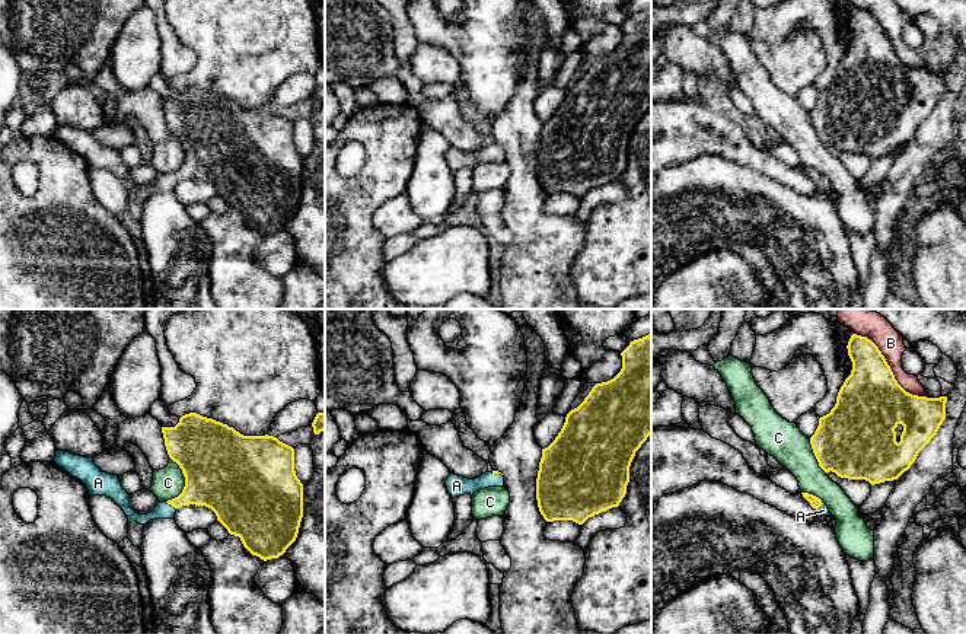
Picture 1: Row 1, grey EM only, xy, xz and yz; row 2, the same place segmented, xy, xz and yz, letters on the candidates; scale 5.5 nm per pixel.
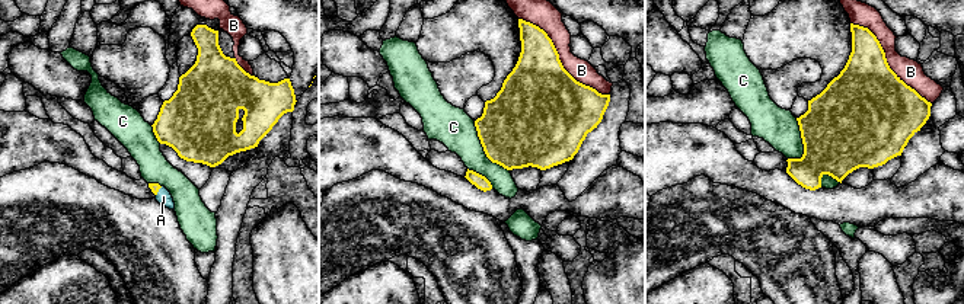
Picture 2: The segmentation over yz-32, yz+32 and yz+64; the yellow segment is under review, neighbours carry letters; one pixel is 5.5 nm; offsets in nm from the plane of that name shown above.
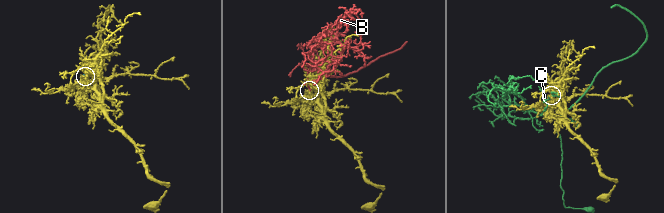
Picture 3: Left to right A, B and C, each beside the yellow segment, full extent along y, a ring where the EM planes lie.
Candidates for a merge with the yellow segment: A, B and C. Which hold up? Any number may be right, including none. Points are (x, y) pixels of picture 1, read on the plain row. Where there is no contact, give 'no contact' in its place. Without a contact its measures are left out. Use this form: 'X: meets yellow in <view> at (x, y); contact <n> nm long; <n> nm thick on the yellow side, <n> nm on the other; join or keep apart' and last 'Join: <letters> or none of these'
A: meets yellow in xy at (171, 178); contact 80 nm long; 280 nm thick on the yellow side, 90 nm on the other; join
B: meets yellow in yz at (890, 42); contact 550 nm long; 380 nm thick on the yellow side, 140 nm on the other; keep apart
C: meets yellow in xy at (185, 155); contact 260 nm long; 440 nm thick on the yellow side, 170 nm on the other; keep apart
Join: A

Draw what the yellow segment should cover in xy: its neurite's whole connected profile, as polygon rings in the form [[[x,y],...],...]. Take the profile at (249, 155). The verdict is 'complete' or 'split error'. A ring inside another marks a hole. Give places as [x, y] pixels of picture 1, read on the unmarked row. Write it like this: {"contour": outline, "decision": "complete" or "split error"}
{"contour": [[[185,87],[175,101],[162,101],[169,131],[179,138],[185,150],[182,166],[159,176],[153,185],[138,188],[130,181],[130,168],[121,160],[118,149],[102,146],[93,131],[57,124],[54,136],[80,153],[90,169],[112,172],[125,187],[128,198],[146,198],[154,192],[173,192],[182,179],[205,179],[230,208],[239,210],[243,220],[267,235],[278,232],[296,214],[303,191],[303,157],[294,144],[294,122],[274,109],[243,109],[233,101],[203,90]]], "decision": "split error"}

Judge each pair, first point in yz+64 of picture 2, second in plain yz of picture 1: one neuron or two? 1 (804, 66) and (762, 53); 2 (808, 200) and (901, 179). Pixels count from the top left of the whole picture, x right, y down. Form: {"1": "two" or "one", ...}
{"1": "one", "2": "two"}

